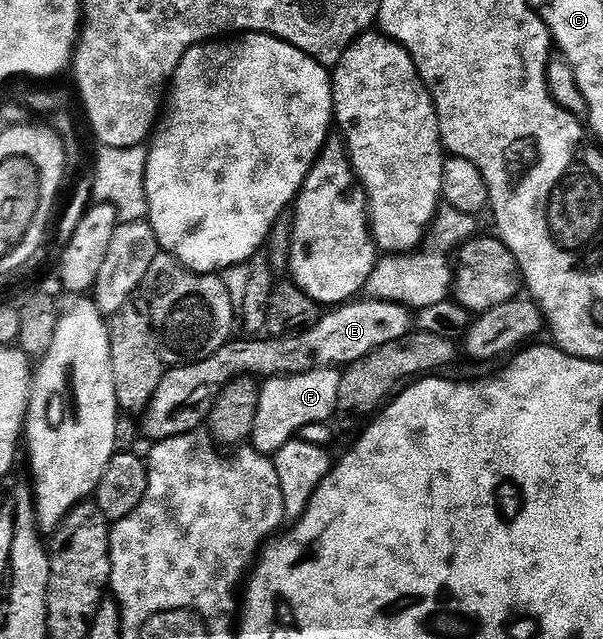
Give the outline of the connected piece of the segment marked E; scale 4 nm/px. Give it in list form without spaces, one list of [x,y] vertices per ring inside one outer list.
[[[355,298],[327,311],[316,326],[297,334],[277,338],[232,338],[216,354],[194,364],[179,363],[171,370],[163,371],[160,386],[152,396],[152,402],[141,413],[141,435],[150,441],[176,438],[180,434],[199,431],[209,421],[212,406],[220,394],[240,376],[269,378],[271,376],[295,376],[321,368],[345,369],[360,358],[410,335],[416,320],[411,309],[396,302],[384,302],[369,298]]]

